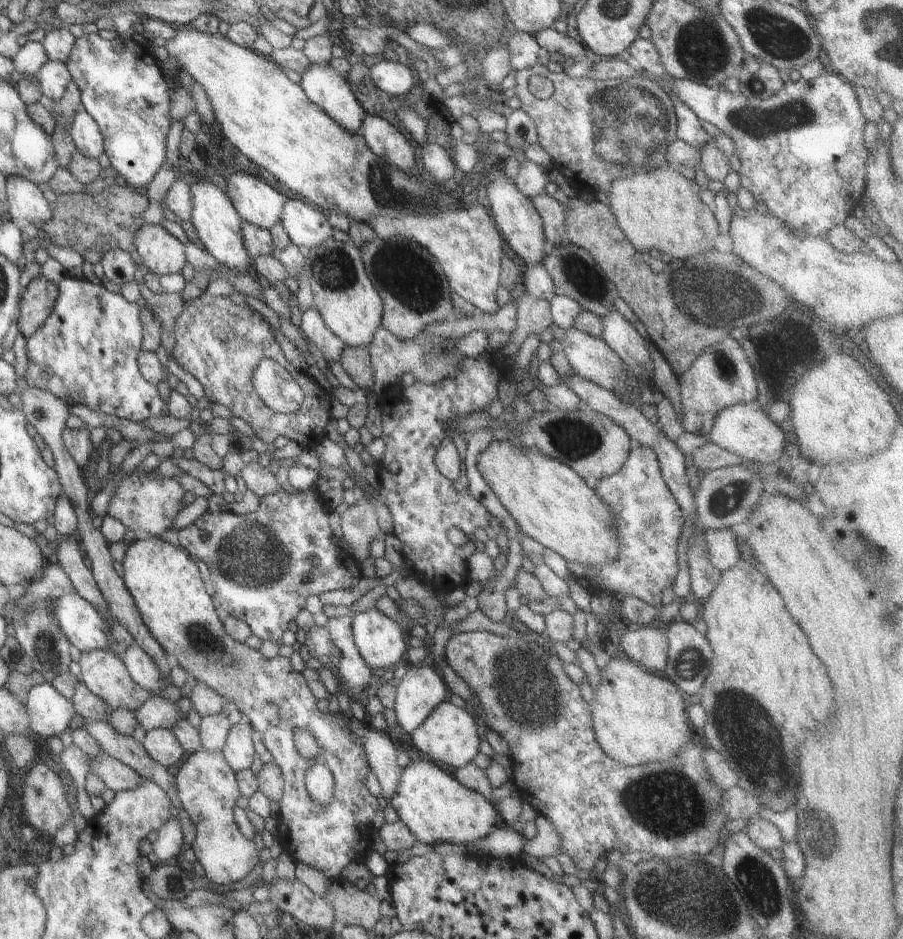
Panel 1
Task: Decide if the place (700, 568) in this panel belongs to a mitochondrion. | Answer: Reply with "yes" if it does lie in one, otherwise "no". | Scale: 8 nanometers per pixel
no

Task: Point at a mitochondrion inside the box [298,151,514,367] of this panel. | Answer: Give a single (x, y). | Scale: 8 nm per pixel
(407, 274)

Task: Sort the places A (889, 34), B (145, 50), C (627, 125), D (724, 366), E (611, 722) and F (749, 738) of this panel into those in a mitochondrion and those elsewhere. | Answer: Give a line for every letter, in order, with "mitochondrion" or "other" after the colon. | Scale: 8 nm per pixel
A: mitochondrion
B: other
C: mitochondrion
D: mitochondrion
E: other
F: mitochondrion

